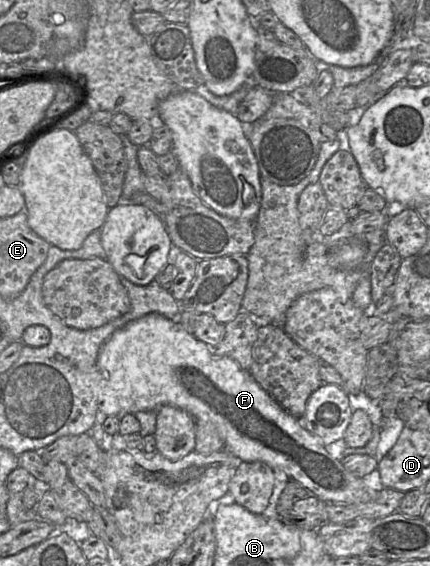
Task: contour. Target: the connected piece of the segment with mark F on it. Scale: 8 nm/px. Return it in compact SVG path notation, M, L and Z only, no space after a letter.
M149 313L147 315L144 315L138 319L132 320L130 322L128 322L125 326L123 326L122 328L116 330L115 332L113 332L111 334L111 336L106 340L106 342L103 344L101 352L100 352L100 364L98 363L98 397L97 397L97 410L104 413L107 416L115 416L117 418L121 418L126 414L132 414L134 415L137 412L140 411L157 411L161 406L163 405L172 405L175 407L178 407L180 409L183 409L184 411L186 411L187 413L189 413L194 419L195 421L202 421L202 422L208 422L213 424L218 432L220 433L220 435L222 436L222 438L225 441L225 449L230 452L233 456L238 457L240 460L242 460L243 462L255 462L255 461L260 461L263 462L265 464L267 464L268 466L270 466L275 472L279 472L279 473L283 473L284 475L286 475L288 477L288 479L290 480L294 480L296 482L299 482L303 487L305 487L308 491L310 491L315 497L317 497L318 499L322 500L323 502L327 503L327 504L338 504L338 505L349 505L349 504L358 504L358 503L365 503L368 502L372 499L375 499L377 497L377 493L379 491L381 491L384 486L382 485L381 481L380 481L380 476L378 473L378 480L376 481L376 484L372 485L372 486L368 486L363 477L357 477L353 474L351 474L350 472L348 472L342 465L341 461L337 460L336 458L332 457L328 451L325 448L325 445L322 443L322 441L315 435L311 434L302 424L302 421L295 418L294 416L292 416L289 412L287 412L274 398L272 398L254 379L254 377L252 376L252 374L250 373L250 371L247 371L245 369L243 369L234 359L232 359L229 356L223 356L223 355L216 355L214 353L214 349L210 348L206 343L204 343L203 341L200 341L198 339L196 339L194 336L192 336L191 334L189 334L178 322L174 322L172 320L167 319L166 317L158 314L158 313Z

